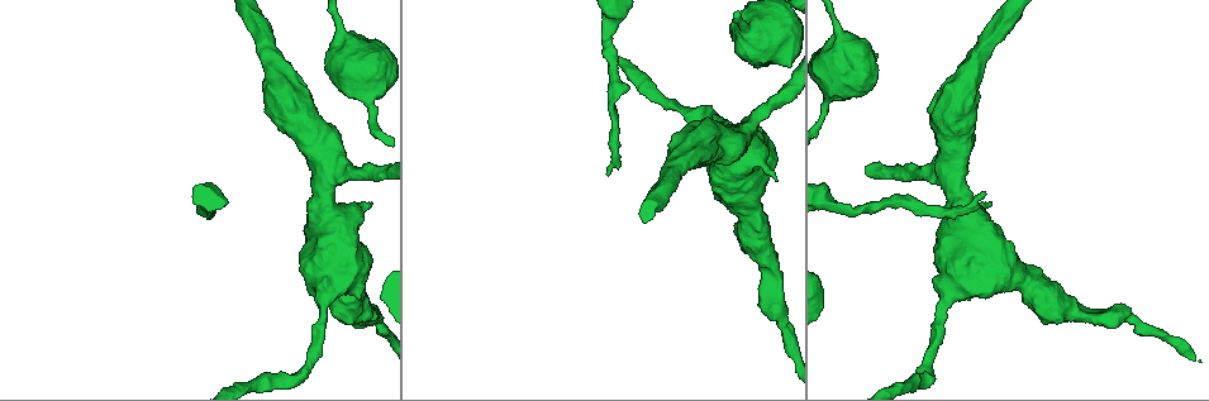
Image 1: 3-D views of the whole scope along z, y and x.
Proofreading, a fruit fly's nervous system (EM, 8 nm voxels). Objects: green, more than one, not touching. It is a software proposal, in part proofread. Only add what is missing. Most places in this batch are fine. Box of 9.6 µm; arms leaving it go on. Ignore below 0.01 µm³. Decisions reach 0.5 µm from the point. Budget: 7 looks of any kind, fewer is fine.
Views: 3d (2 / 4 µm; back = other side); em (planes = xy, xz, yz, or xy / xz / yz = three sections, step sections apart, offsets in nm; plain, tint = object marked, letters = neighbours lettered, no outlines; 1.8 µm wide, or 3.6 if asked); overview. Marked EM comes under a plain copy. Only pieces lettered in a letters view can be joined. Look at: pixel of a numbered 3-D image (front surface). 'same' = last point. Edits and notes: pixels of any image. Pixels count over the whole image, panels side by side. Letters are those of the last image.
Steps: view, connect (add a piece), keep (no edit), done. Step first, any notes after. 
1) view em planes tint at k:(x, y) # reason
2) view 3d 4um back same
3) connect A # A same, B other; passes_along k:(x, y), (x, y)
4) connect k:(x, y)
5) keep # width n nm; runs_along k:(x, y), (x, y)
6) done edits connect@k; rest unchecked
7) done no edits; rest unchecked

view 3d 4um at 1:(734, 50) # branch stops here

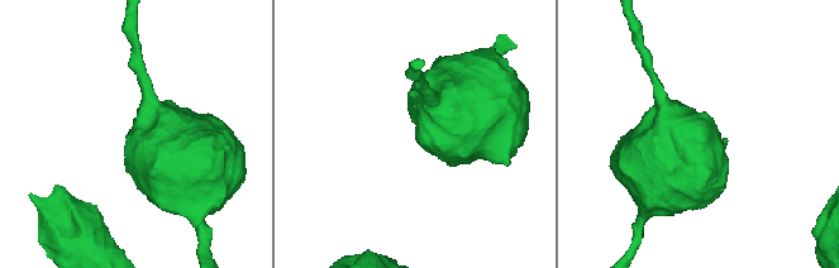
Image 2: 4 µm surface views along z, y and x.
view em 3.6um yz step 4 letters at 2:(418, 138) # need the tissue

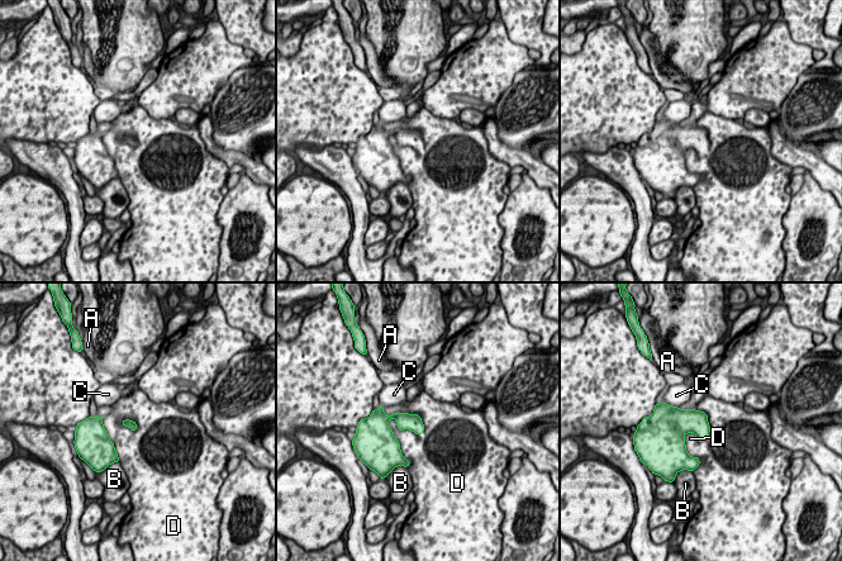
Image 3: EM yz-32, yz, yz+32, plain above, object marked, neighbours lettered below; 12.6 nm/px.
view em 3.6um planes letters same # cut it another way

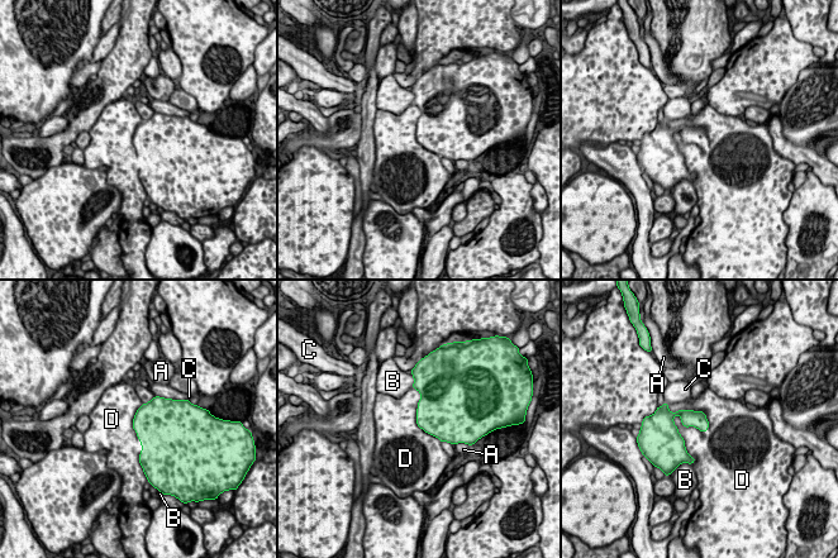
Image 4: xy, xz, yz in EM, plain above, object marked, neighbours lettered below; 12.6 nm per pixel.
keep # longest_contact D 650 nm; A other, B other, C other, D other; no lettered piece goes on from it

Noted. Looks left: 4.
view em 3.6um yz step 8 tint at 1:(372, 103) # thick turns thin

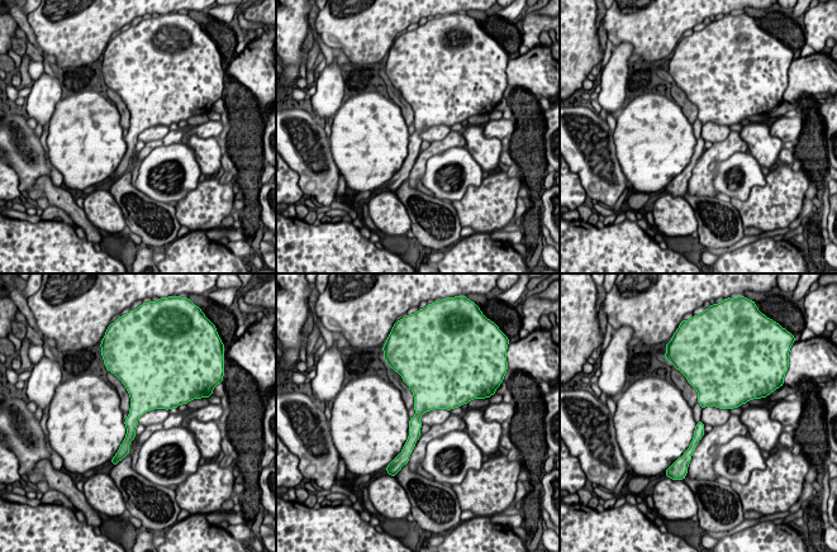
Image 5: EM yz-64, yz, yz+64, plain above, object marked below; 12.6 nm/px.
view em 3.6um planes tint same

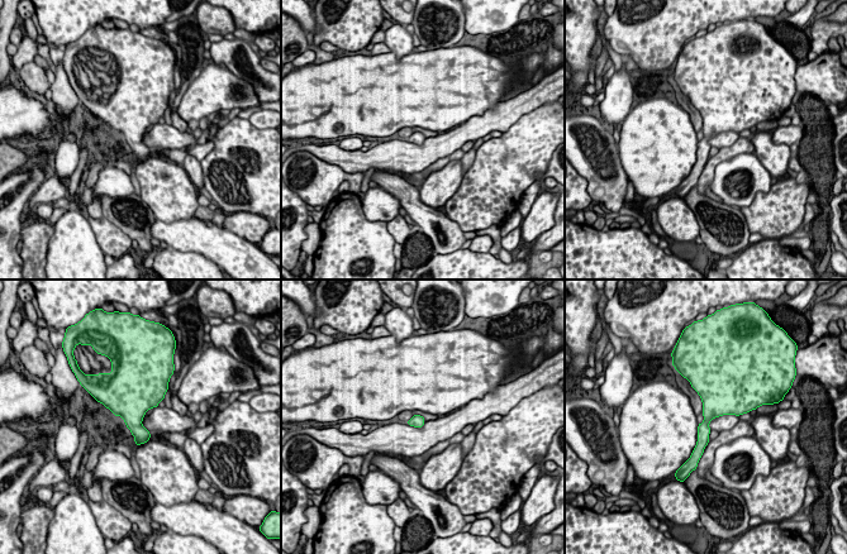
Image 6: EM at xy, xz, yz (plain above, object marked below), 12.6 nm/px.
view em 3.6um planes letters same # see the neighbours

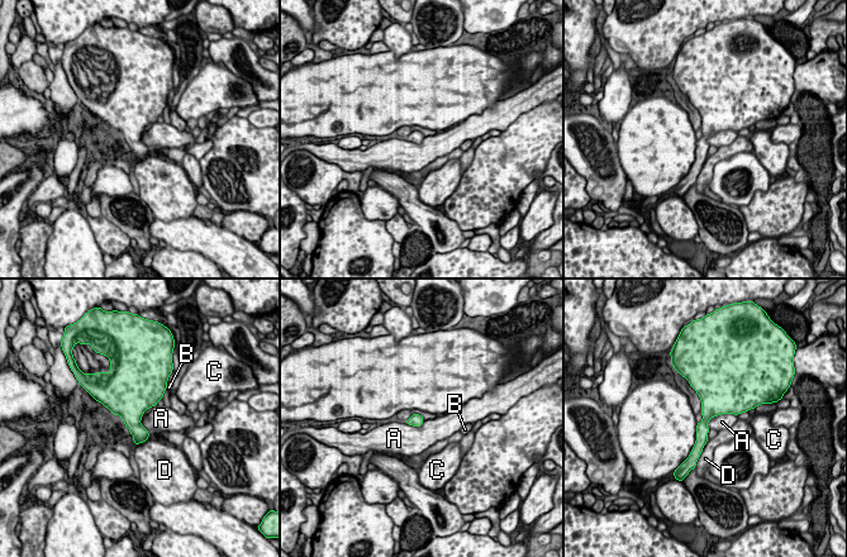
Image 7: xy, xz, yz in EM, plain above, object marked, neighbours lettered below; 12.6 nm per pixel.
keep # longest_contact A 420 nm; A other, B other, C other, D other; border 7:(736, 414), (714, 415), (707, 425); no lettered piece goes on from it

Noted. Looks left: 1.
view em planes letters at 1:(372, 204)

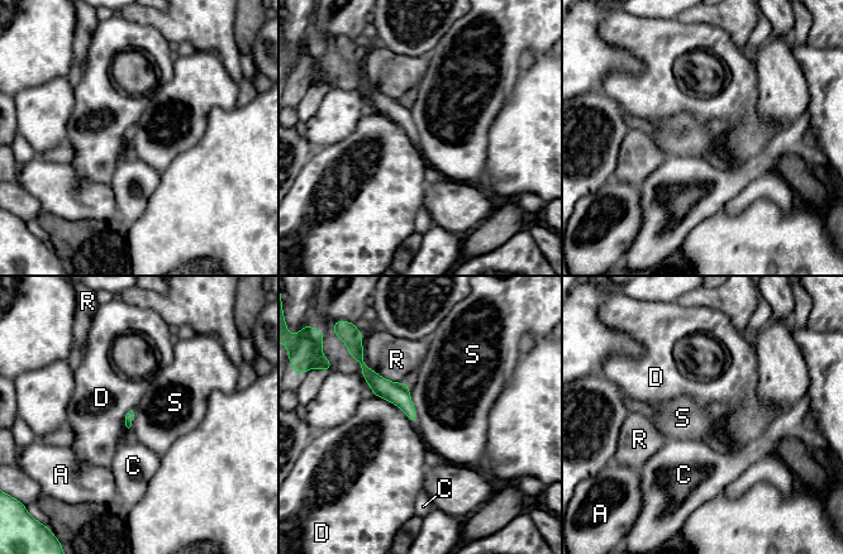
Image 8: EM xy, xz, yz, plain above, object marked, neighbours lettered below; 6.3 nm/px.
keep # A other, C other, D other, R other, S other; border 8:(406, 383), (418, 420); none of them fits

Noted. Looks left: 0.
done no edits; rest unchecked

